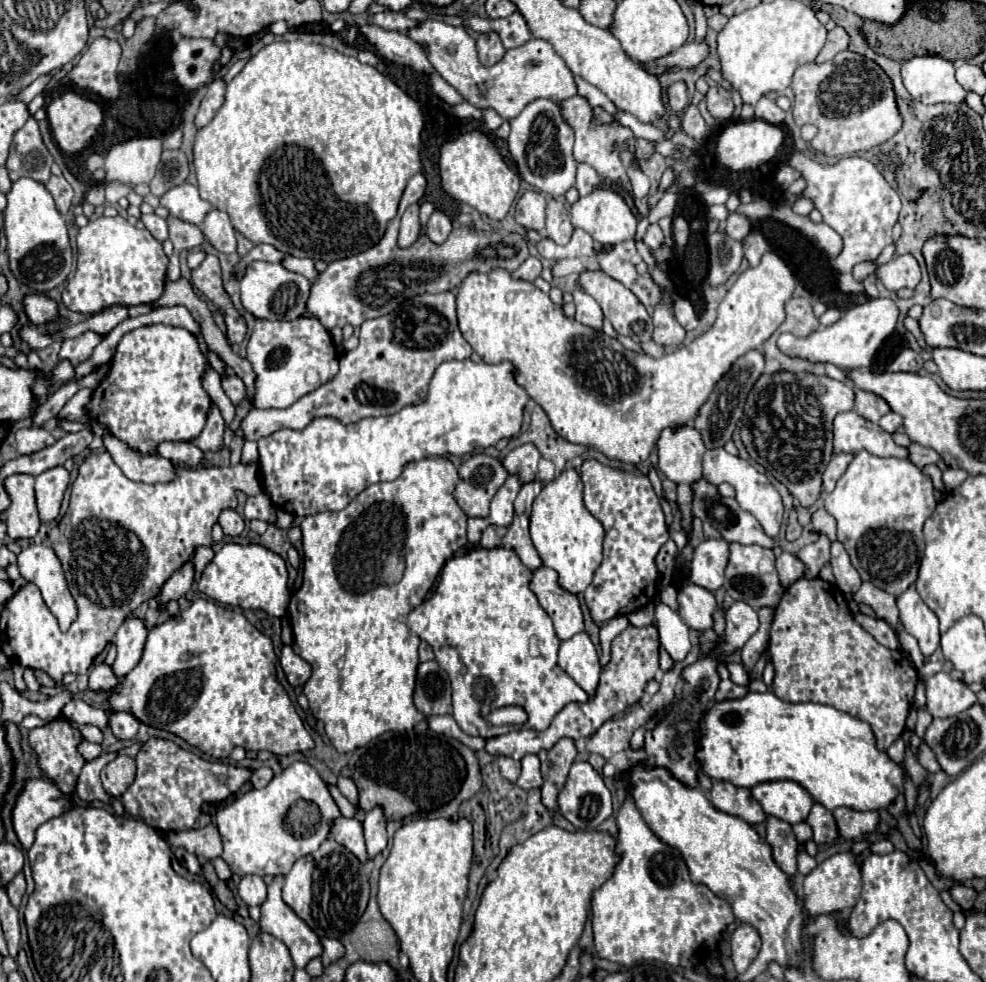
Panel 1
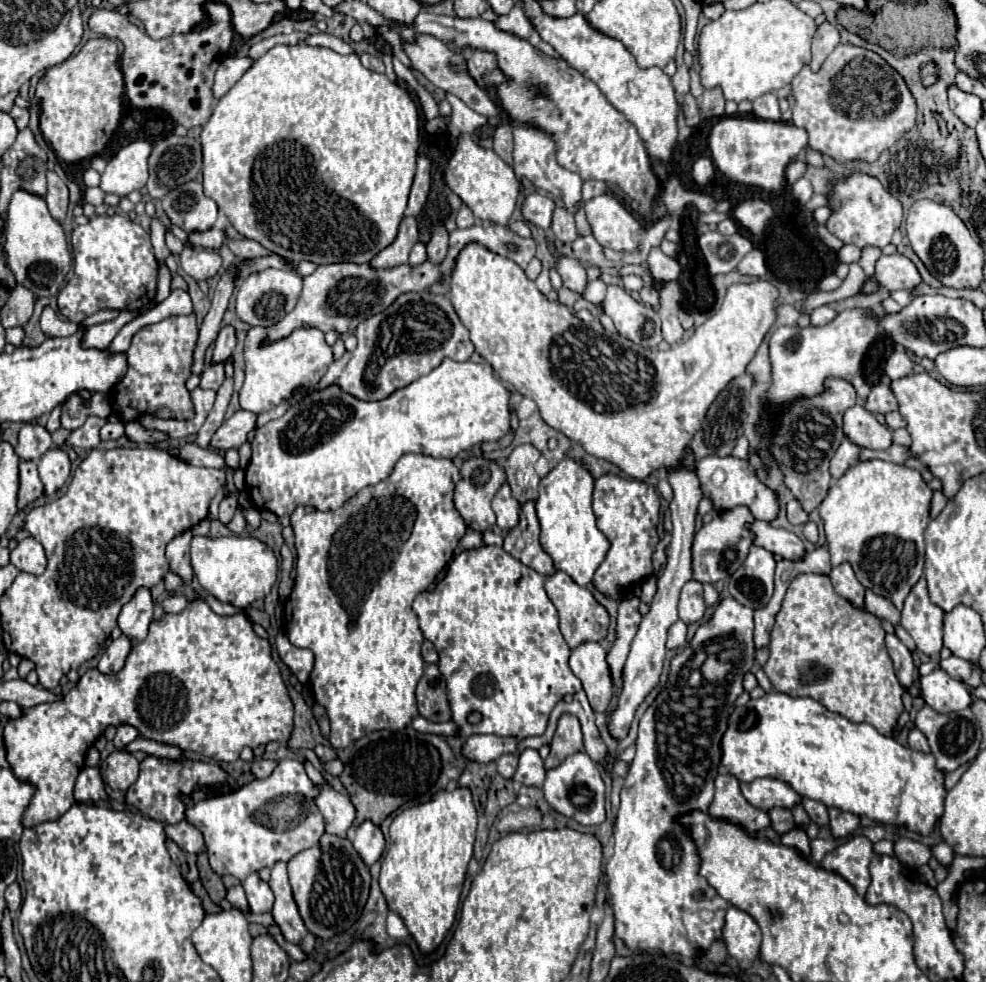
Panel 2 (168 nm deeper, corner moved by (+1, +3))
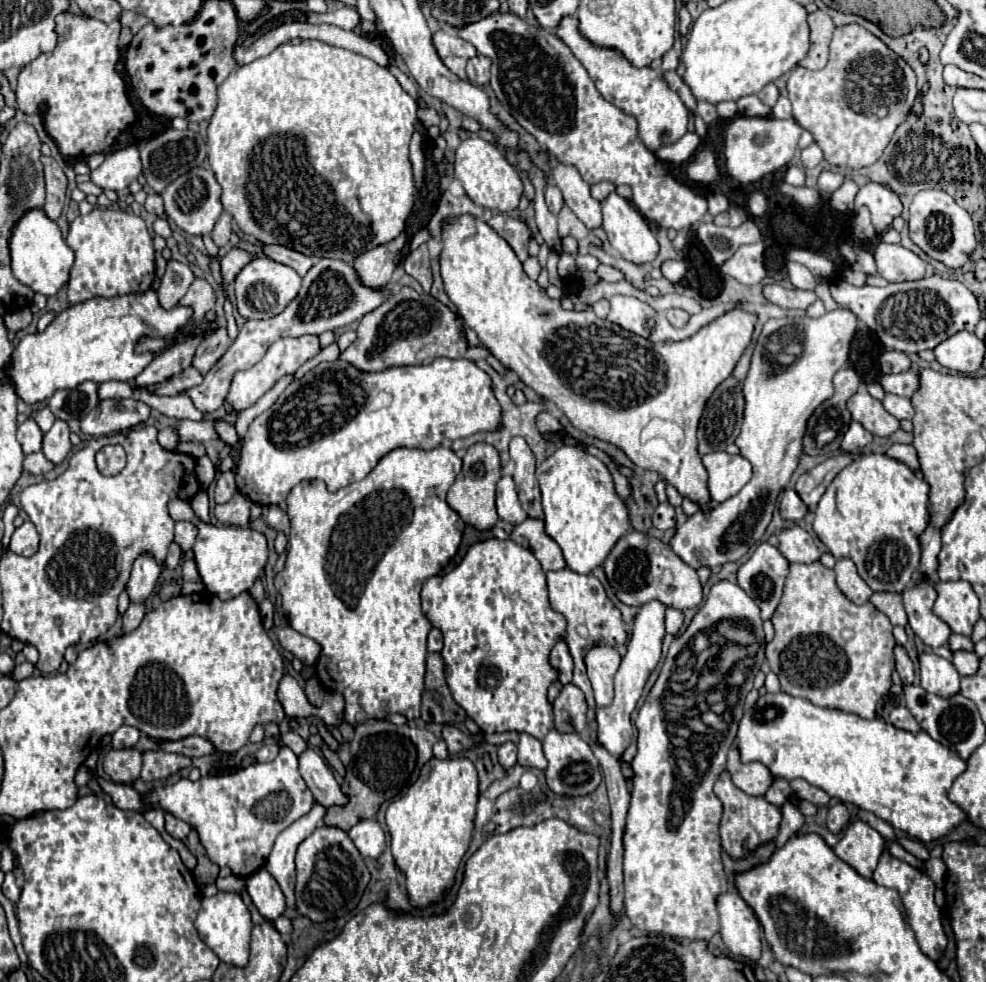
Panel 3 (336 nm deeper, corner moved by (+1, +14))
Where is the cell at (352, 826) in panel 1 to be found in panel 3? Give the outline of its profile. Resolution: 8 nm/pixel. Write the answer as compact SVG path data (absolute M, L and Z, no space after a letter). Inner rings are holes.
M308 748L298 758L298 762L300 762L300 774L320 806L324 806L324 808L346 806L348 796L342 792L332 770L312 748Z

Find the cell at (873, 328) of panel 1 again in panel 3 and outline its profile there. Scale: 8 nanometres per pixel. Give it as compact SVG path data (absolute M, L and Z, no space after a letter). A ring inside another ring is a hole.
M836 308L832 312L826 312L820 318L774 318L768 320L762 328L762 334L758 338L748 378L744 380L744 424L740 428L740 434L736 438L736 446L740 448L740 454L750 460L752 464L752 478L750 482L732 498L728 498L722 504L700 508L694 516L690 516L682 526L678 526L674 538L672 538L672 550L694 570L708 566L722 566L728 562L738 562L744 554L750 552L750 548L762 538L766 526L772 520L772 512L776 506L776 498L780 490L788 484L794 468L798 466L798 456L802 454L802 434L806 432L806 422L810 414L826 400L832 398L834 386L832 376L836 370L840 370L848 362L850 344L858 330L858 316L852 314L848 308ZM768 352L788 352L792 358L792 364L784 364L776 360L776 356L766 356Z

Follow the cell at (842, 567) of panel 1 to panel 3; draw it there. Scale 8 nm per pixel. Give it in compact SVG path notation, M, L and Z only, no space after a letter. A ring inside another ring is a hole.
M842 558L836 562L834 566L834 572L836 572L836 582L838 582L838 588L844 592L844 596L848 600L852 600L854 604L864 604L868 602L872 590L870 586L858 576L856 572L856 566L850 558Z

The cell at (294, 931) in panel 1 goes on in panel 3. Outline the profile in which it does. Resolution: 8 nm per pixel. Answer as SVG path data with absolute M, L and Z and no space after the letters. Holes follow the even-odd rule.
M314 806L306 816L296 820L292 826L288 826L274 842L274 848L266 860L266 870L274 876L274 880L282 886L286 906L296 908L294 902L294 854L296 846L302 842L302 838L310 836L318 824L318 820L326 814L326 808Z

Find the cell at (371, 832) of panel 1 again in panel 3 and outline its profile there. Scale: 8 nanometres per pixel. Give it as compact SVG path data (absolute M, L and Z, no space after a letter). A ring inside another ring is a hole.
M376 818L360 820L356 826L350 828L348 834L360 854L366 858L378 858L386 848L386 836Z

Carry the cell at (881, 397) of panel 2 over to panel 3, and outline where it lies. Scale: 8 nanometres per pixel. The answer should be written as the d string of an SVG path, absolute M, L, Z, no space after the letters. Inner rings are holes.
M912 370L900 372L900 374L886 374L880 378L880 384L882 384L884 392L910 398L918 388L918 374Z

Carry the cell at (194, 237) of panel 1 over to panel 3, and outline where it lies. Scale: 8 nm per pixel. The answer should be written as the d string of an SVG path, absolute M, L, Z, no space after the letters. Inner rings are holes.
M222 212L222 216L218 218L216 226L214 226L212 232L210 232L212 240L216 242L216 246L226 246L226 244L228 244L230 234L232 234L232 230L230 230L230 222L232 222L232 216L226 214L226 212Z

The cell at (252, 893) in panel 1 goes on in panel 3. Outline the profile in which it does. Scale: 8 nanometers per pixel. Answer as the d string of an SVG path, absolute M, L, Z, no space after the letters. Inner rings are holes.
M260 868L246 878L246 890L248 890L252 902L256 904L258 912L266 920L274 922L286 910L284 894L282 894L278 882L270 876L270 872L266 868Z

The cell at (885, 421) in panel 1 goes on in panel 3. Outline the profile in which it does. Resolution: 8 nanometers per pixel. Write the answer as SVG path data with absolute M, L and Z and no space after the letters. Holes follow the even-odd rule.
M886 394L882 404L898 420L914 416L914 408L912 408L912 402L908 398L902 398L902 396L896 396L896 394Z

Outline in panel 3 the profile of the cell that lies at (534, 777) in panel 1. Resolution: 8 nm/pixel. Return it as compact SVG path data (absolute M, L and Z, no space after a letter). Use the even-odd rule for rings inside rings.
M520 734L518 764L524 768L546 770L546 758L542 754L542 742L530 734Z

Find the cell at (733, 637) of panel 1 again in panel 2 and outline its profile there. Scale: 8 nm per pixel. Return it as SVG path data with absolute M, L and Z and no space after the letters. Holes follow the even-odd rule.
M732 597L722 599L712 617L698 627L692 641L672 657L666 685L640 719L636 757L630 763L630 771L620 793L622 803L614 825L614 855L606 863L608 901L614 909L616 937L620 937L634 951L656 949L662 953L698 957L722 937L728 901L722 899L704 877L700 877L698 845L690 837L688 827L684 827L678 819L692 811L708 813L708 805L714 797L714 779L722 759L722 733L726 731L730 713L734 713L734 701L744 693L744 675L756 661L752 635L754 611L740 605ZM698 651L702 651L706 659L700 667L694 667L692 657Z

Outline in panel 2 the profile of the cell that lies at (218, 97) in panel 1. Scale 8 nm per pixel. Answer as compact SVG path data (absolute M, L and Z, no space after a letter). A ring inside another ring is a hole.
M226 57L218 71L216 71L216 79L214 79L214 97L220 99L222 95L226 95L230 91L230 87L246 73L246 69L250 69L250 65L254 63L254 59L250 57Z

